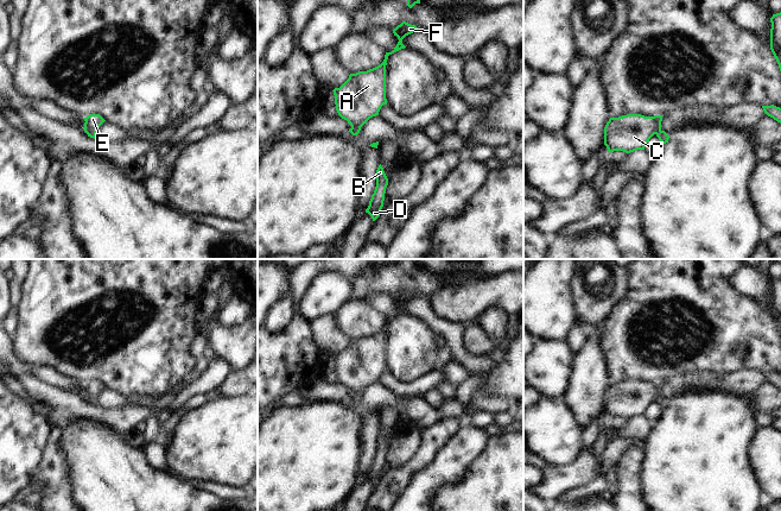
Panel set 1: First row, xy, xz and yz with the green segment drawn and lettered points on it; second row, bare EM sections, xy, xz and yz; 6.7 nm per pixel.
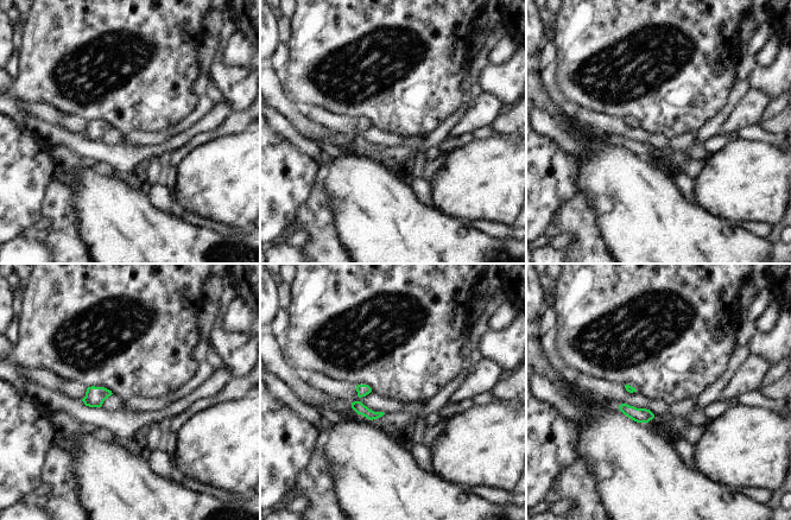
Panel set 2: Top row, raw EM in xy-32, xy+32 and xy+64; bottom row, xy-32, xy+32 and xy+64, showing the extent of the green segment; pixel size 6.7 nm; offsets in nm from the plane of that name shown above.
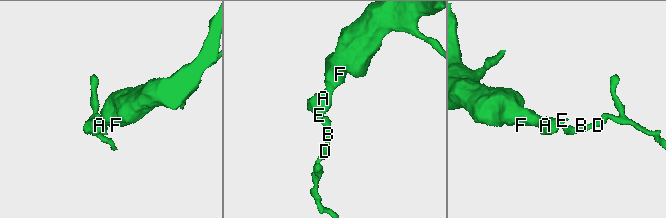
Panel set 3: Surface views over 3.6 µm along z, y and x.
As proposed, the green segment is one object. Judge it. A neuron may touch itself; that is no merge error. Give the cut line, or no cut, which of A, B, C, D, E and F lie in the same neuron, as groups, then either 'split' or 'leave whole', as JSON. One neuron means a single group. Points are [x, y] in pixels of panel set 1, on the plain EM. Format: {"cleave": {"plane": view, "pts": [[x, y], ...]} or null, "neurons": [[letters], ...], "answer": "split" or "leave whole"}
{"cleave": {"plane": "yz", "pts": [[660, 395], [655, 399]]}, "neurons": [["A", "C", "E", "F"], ["B", "D"]], "answer": "split"}

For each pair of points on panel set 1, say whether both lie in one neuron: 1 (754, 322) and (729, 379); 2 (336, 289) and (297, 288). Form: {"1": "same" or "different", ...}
{"1": "different", "2": "different"}

